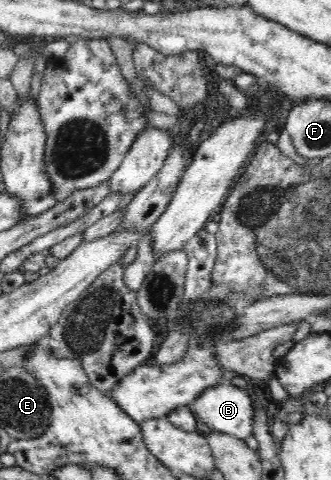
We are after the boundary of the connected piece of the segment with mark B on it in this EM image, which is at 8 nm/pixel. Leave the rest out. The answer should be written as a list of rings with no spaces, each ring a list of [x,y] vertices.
[[[215,385],[201,393],[189,407],[193,409],[200,420],[206,422],[212,430],[231,434],[241,440],[246,440],[253,434],[253,400],[246,390],[234,385]]]

